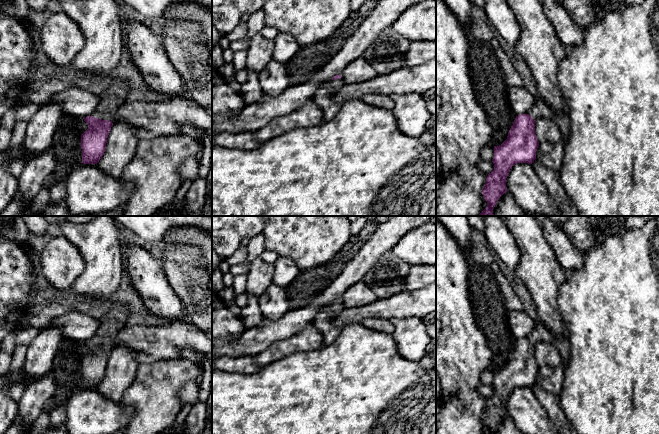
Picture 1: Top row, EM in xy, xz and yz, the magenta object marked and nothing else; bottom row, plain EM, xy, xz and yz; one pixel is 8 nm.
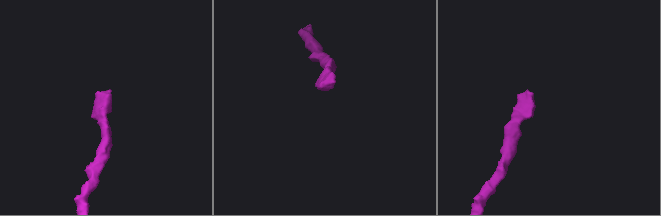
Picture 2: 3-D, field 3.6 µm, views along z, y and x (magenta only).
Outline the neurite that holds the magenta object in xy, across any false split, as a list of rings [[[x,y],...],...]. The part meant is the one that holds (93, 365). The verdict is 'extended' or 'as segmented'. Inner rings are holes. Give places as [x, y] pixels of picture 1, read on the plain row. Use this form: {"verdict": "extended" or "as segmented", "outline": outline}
{"verdict": "extended", "outline": [[[123,305],[113,307],[101,320],[100,327],[96,334],[84,342],[88,348],[88,353],[81,359],[81,373],[82,373],[82,387],[83,388],[97,388],[102,382],[107,362],[113,349],[112,344],[121,329],[127,325],[128,313]]]}

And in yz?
{"verdict": "extended", "outline": [[[537,320],[528,338],[516,340],[507,363],[501,369],[494,370],[494,394],[488,398],[482,413],[482,419],[487,426],[484,434],[493,434],[499,422],[507,416],[506,403],[515,388],[532,388],[536,383],[539,366],[535,358],[535,344],[542,341],[552,342],[557,347],[562,364],[569,362],[568,337],[555,337],[544,323]]]}

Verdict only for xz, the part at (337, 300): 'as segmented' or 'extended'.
extended

